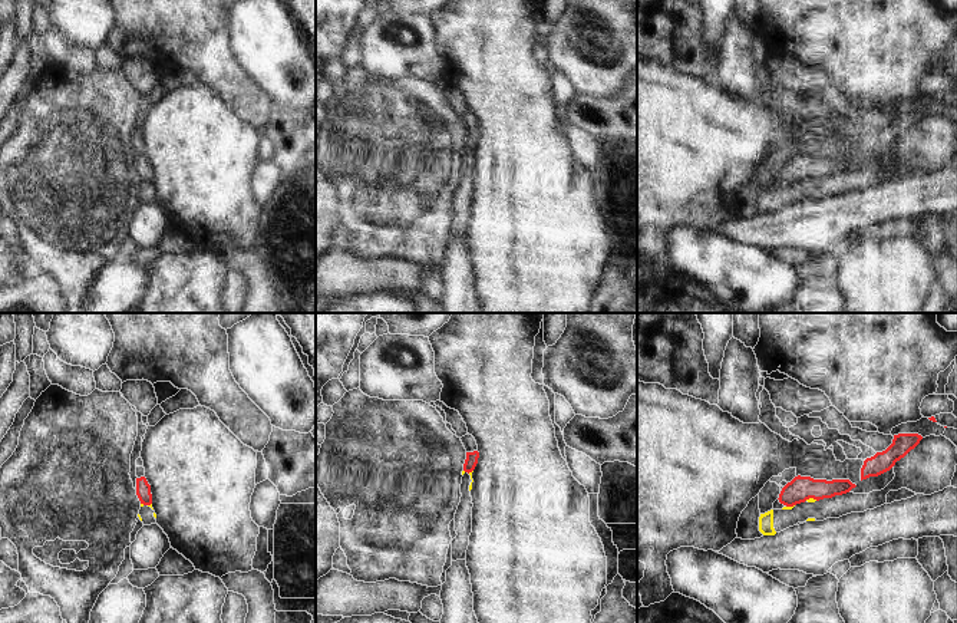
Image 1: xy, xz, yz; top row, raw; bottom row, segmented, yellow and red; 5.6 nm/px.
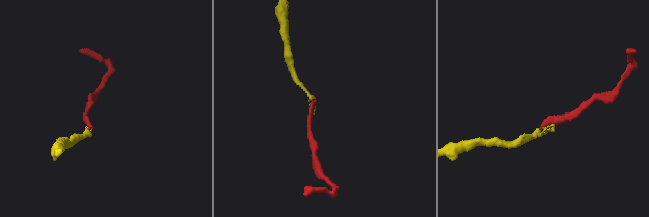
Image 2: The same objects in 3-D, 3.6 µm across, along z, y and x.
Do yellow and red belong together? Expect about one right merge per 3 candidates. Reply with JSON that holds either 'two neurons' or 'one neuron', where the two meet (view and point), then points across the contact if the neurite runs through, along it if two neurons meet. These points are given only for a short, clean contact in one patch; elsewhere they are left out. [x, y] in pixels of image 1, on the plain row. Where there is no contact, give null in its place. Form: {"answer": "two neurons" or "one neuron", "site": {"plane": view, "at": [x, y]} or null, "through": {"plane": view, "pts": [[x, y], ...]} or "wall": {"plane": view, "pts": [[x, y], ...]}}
{"answer": "two neurons", "site": {"plane": "yz", "at": [811, 177]}, "wall": {"plane": "yz", "pts": [[805, 178], [817, 178]]}}

